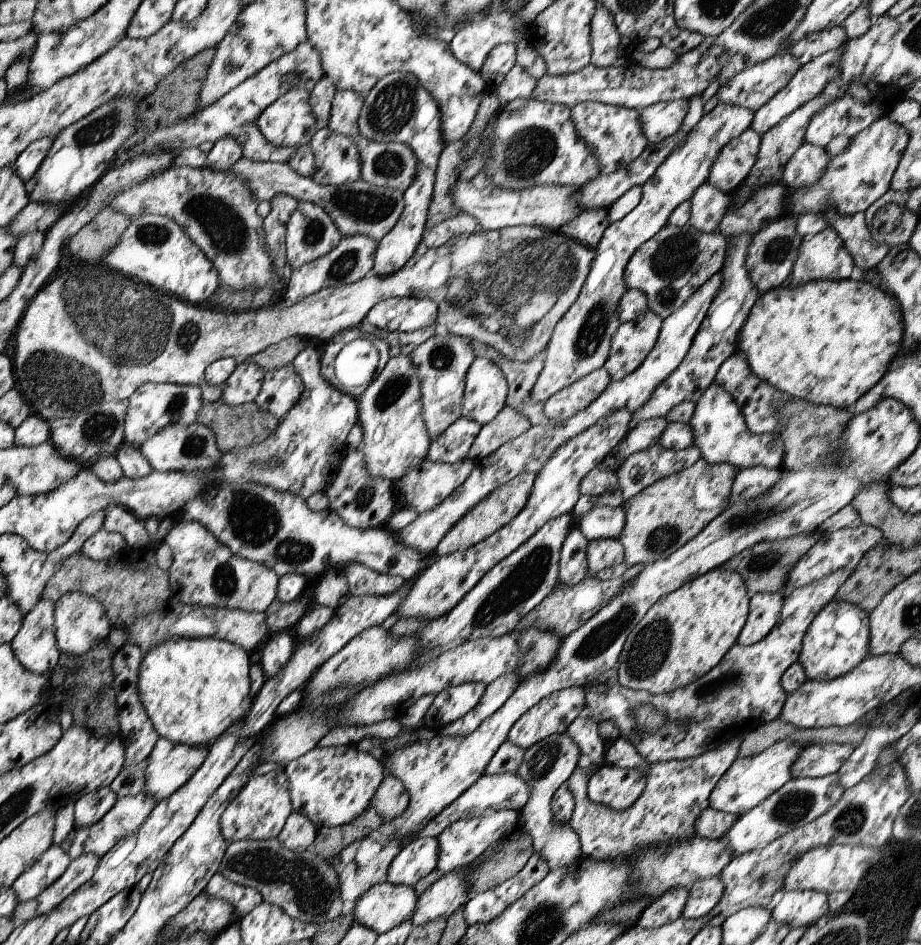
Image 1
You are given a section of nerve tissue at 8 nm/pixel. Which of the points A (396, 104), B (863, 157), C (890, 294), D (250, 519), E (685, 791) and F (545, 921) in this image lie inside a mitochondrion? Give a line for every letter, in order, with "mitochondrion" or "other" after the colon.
A: mitochondrion
B: mitochondrion
C: other
D: mitochondrion
E: other
F: mitochondrion

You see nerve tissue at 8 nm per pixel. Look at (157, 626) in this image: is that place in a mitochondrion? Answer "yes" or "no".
yes

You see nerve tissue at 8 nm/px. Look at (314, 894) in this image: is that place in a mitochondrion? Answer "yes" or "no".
yes

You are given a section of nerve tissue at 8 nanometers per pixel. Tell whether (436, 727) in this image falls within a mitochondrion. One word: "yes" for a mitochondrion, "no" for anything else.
no

